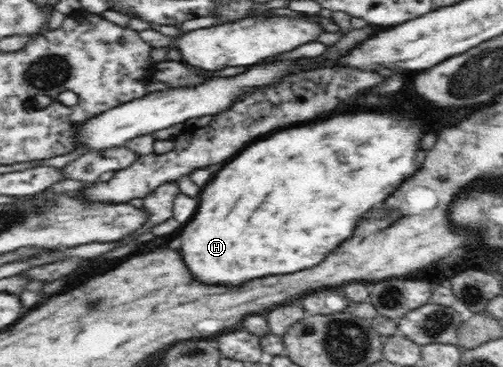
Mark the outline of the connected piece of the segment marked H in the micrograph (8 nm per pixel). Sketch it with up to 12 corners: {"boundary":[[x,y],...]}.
{"boundary":[[425,115],[253,143],[181,231],[199,281],[321,263],[417,171]]}

